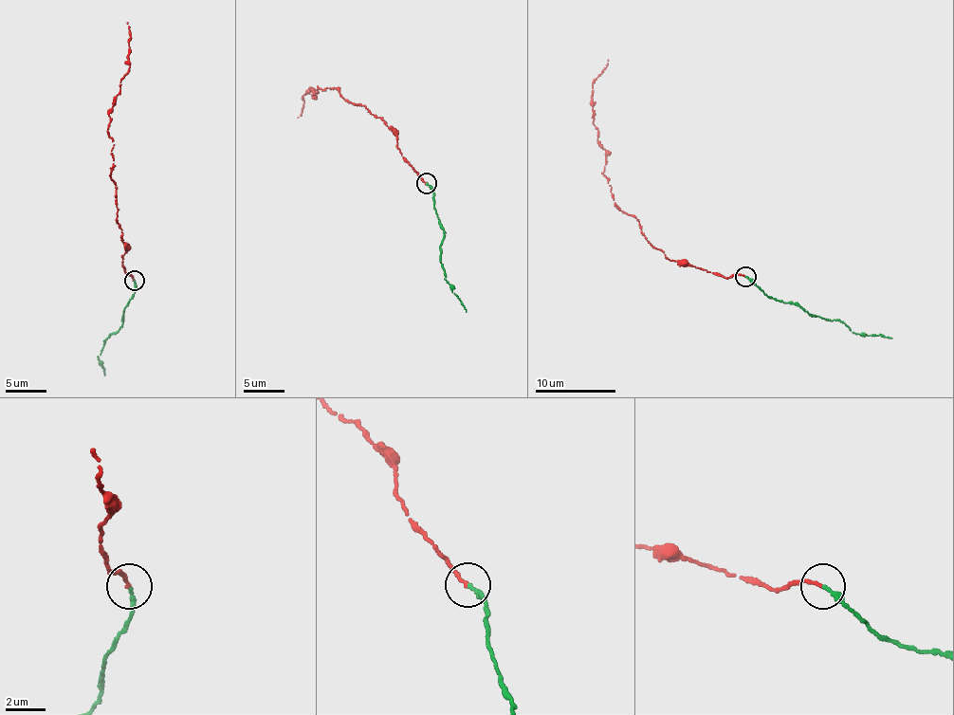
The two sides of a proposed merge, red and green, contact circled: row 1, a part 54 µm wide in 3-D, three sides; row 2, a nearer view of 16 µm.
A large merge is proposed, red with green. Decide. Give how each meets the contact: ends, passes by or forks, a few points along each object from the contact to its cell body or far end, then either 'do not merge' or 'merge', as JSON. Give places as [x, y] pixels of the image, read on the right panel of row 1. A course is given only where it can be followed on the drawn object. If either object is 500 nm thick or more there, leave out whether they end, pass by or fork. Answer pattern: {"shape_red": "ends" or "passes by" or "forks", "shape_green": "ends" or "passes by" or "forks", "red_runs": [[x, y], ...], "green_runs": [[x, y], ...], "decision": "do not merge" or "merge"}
{"shape_red": "ends", "shape_green": "ends", "red_runs": [[744, 276], [671, 261], [646, 239], [638, 220], [614, 203], [592, 107], [592, 82], [608, 61]], "green_runs": [[746, 277], [773, 299], [816, 316], [837, 320], [853, 332], [892, 338]], "decision": "merge"}

